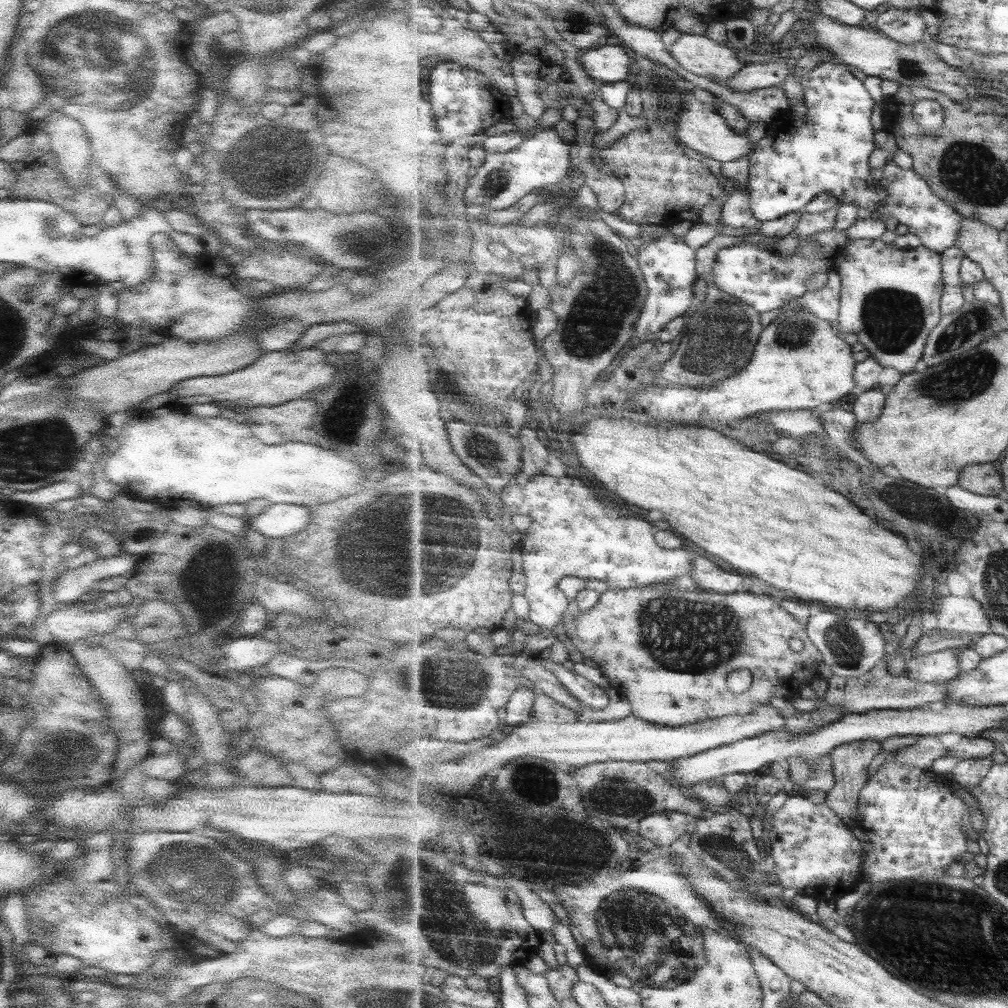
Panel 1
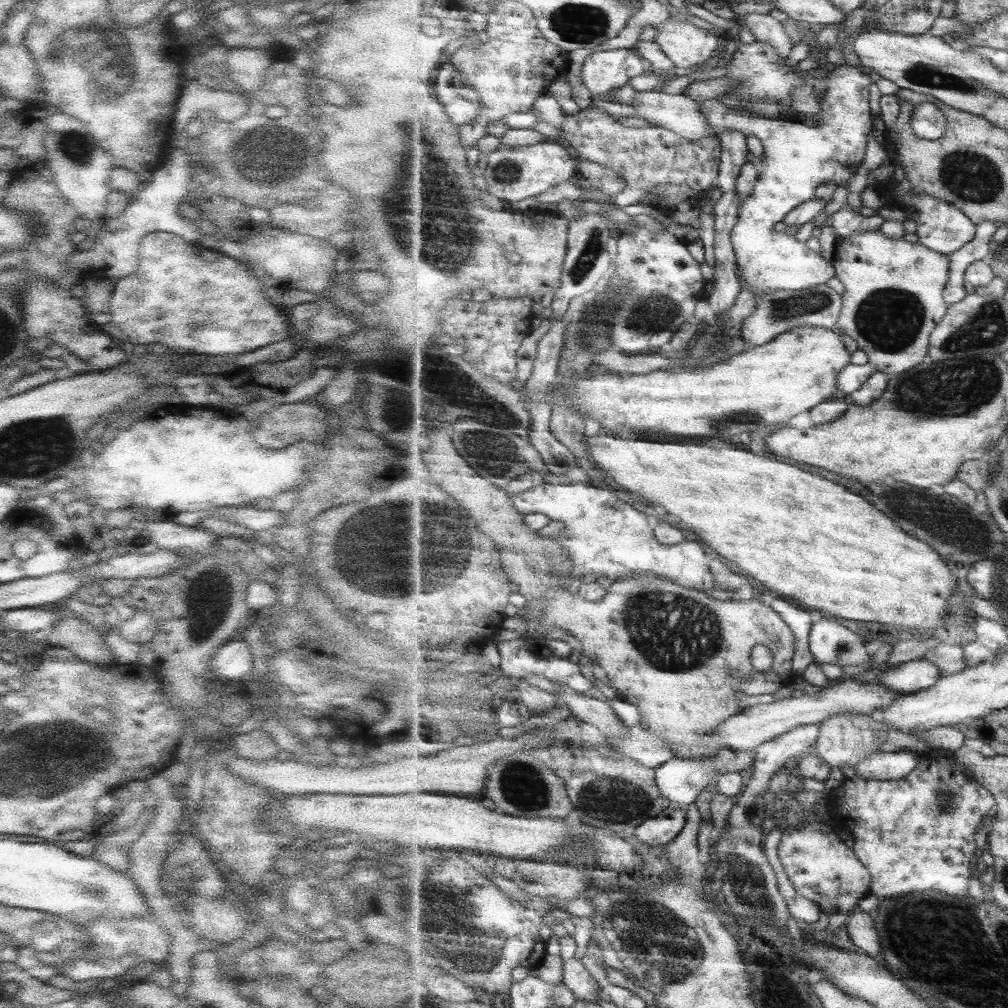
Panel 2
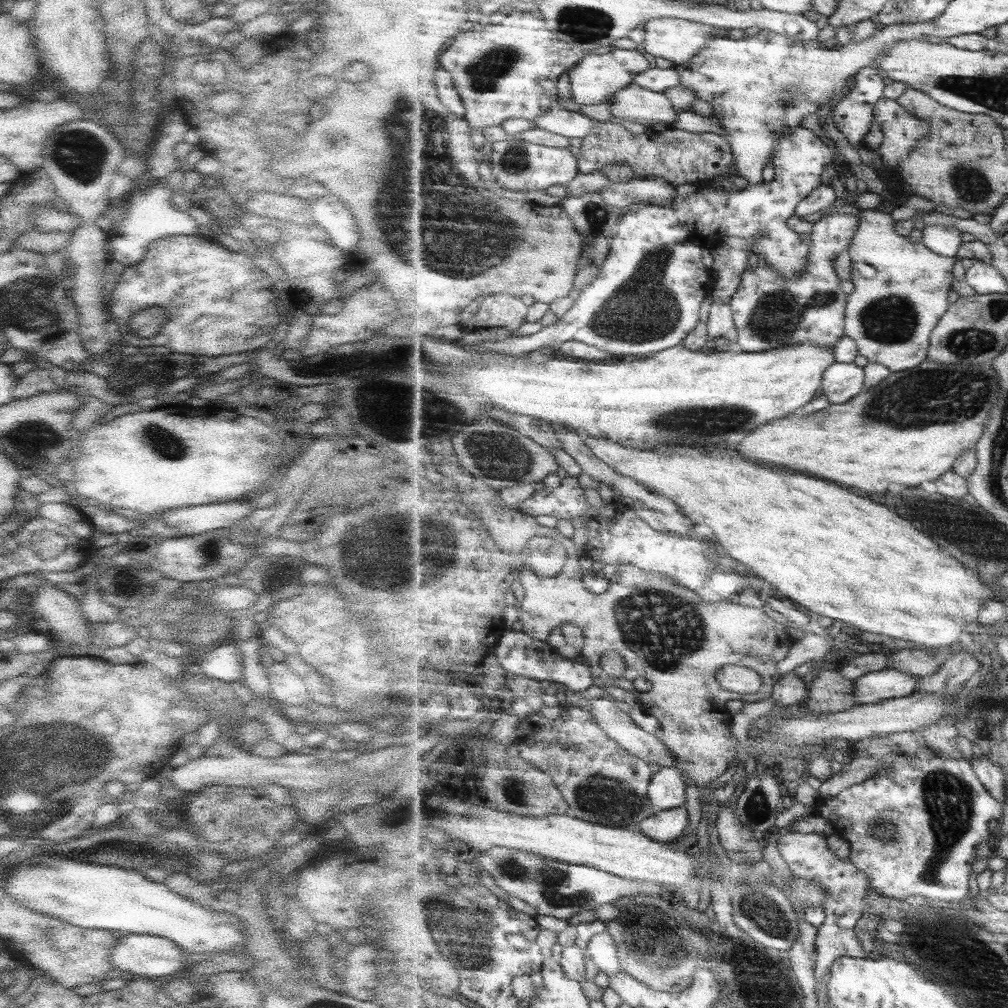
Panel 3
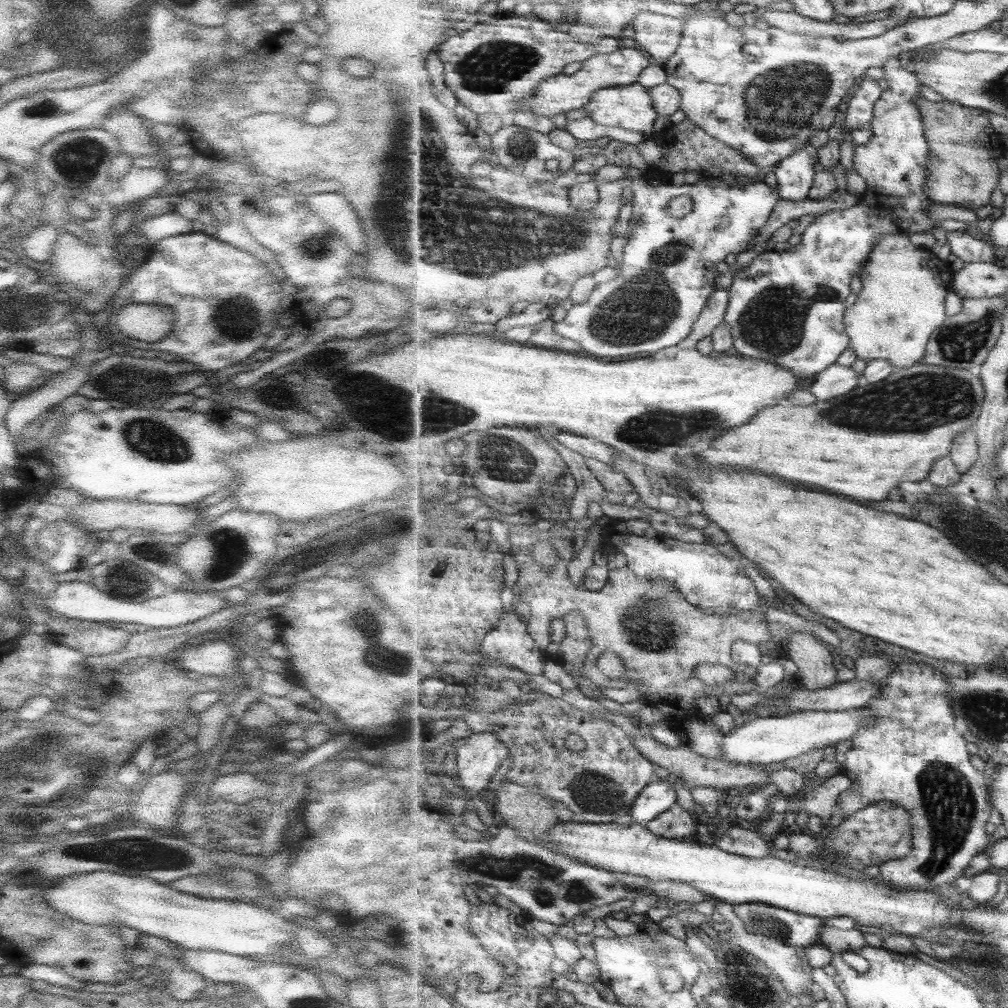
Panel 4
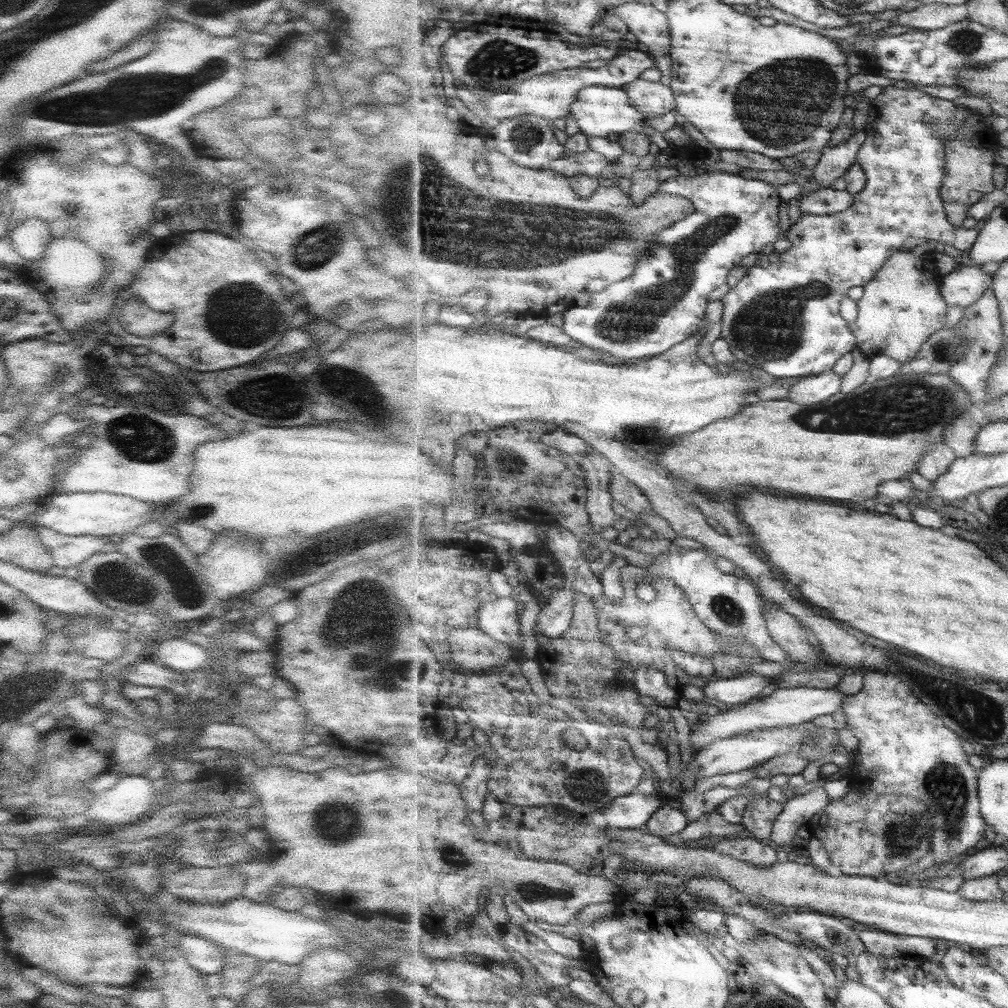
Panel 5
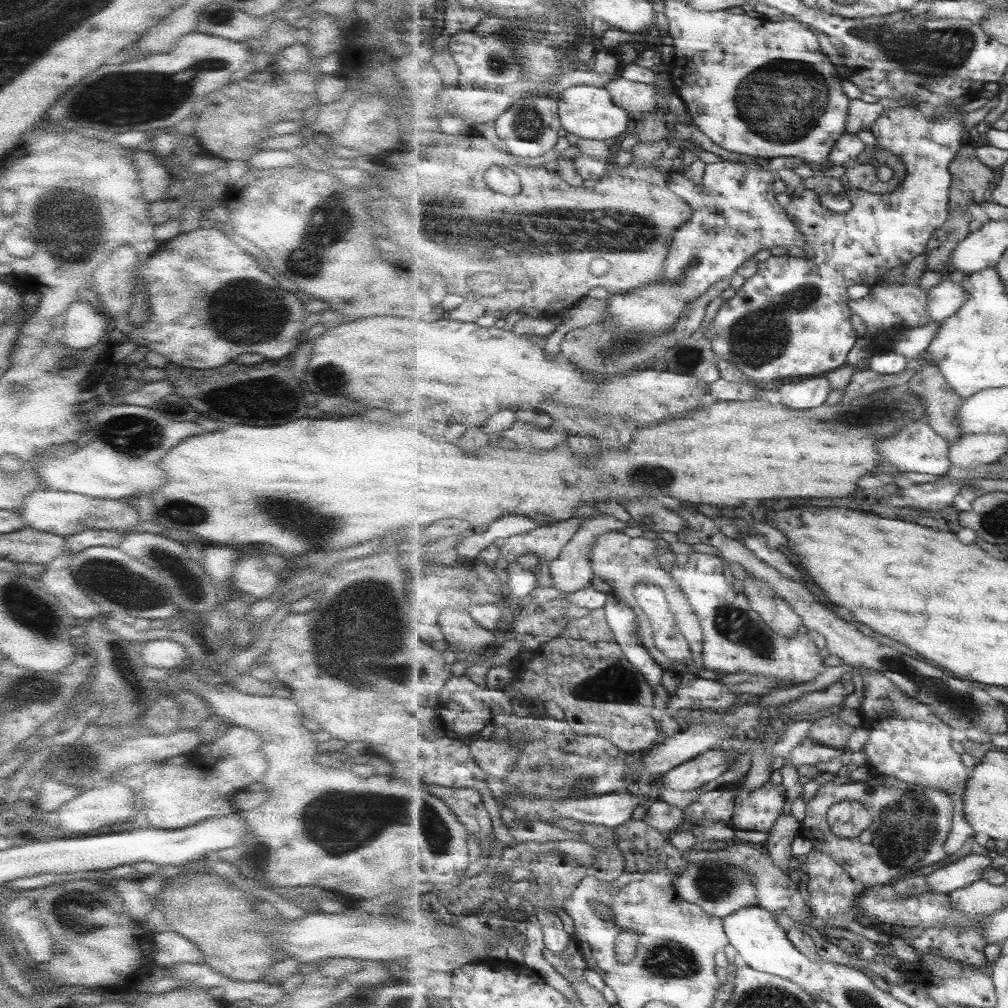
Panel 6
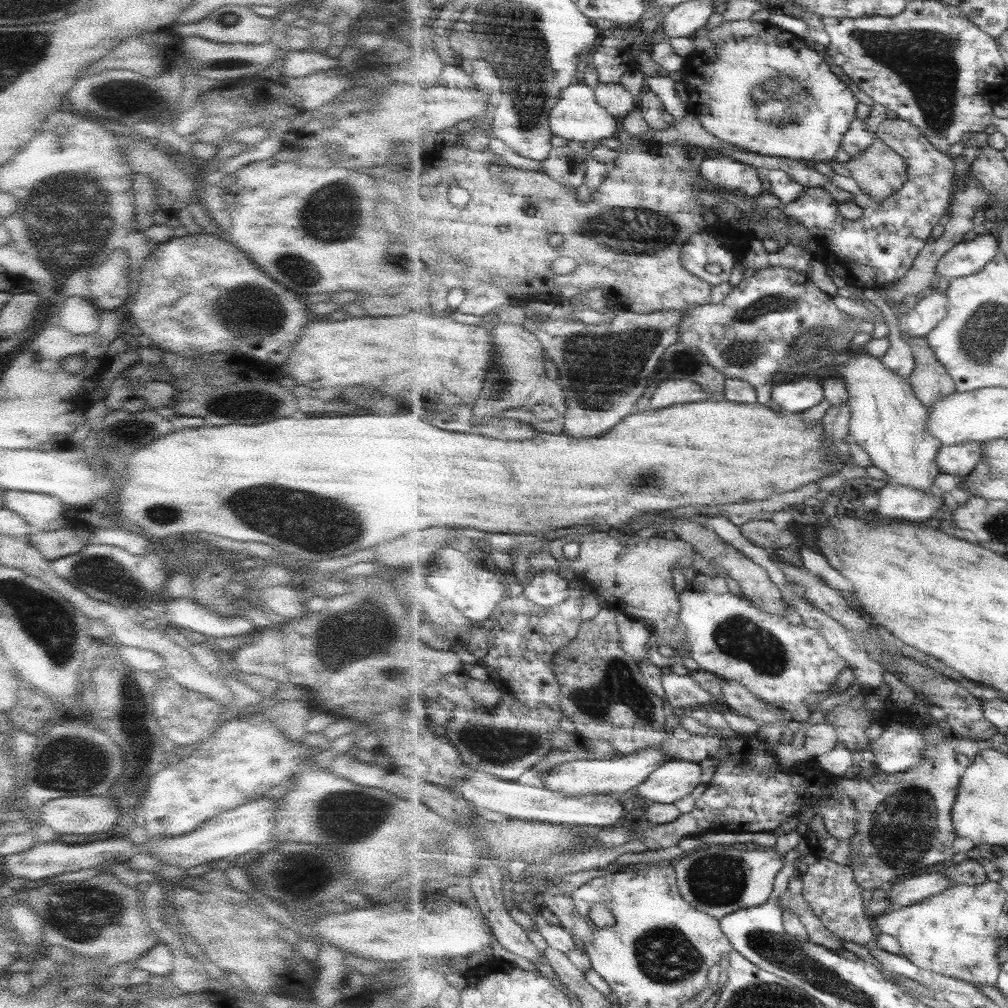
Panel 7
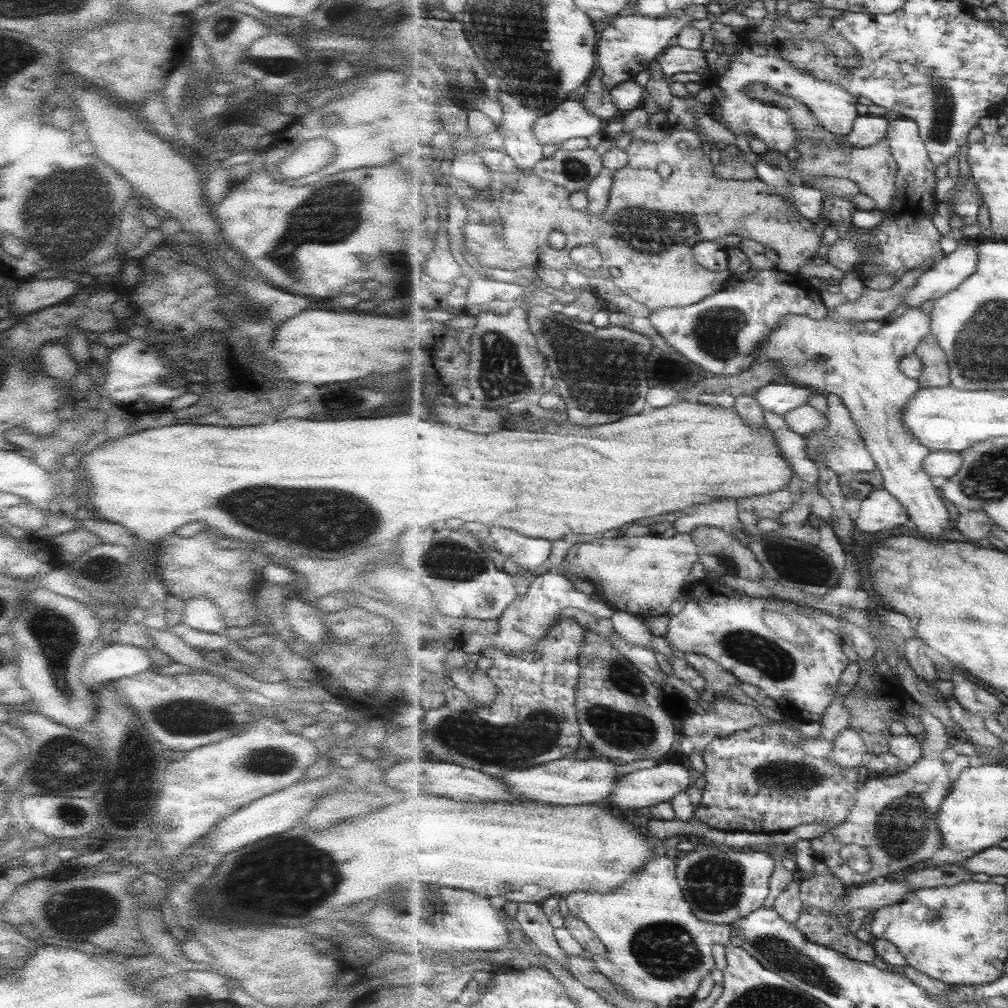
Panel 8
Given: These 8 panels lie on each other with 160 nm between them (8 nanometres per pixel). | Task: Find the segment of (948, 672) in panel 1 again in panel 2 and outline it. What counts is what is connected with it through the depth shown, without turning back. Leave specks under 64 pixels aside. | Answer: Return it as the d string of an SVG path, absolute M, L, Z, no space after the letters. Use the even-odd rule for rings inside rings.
M921 659L891 667L877 682L909 695L935 686L943 676L941 669L936 667L935 663Z

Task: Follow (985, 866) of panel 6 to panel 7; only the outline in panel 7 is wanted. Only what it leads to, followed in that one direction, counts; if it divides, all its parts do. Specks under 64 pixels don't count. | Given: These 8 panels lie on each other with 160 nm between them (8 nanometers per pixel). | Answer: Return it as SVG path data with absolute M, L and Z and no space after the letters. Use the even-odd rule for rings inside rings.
M931 872L912 877L893 886L887 886L889 890L885 890L885 894L891 904L900 904L908 907L924 902L924 900L954 886L953 882L945 876L945 873Z

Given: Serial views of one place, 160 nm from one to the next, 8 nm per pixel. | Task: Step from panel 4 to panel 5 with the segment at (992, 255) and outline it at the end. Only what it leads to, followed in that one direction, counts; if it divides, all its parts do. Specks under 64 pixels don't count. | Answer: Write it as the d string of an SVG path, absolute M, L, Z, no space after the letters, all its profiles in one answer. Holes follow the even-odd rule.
M897 79L892 86L886 87L882 92L872 100L871 116L868 118L868 126L865 130L867 135L866 142L861 146L858 152L857 163L859 163L866 172L866 185L859 194L853 195L853 204L846 211L833 213L830 215L802 214L799 221L789 227L786 238L791 242L791 246L784 252L773 250L771 254L758 253L754 266L749 268L745 277L737 283L735 288L730 289L721 298L724 302L724 317L721 324L721 338L727 340L731 346L736 360L744 362L747 365L761 369L774 378L800 378L811 377L832 371L836 363L847 354L852 354L857 349L857 338L853 335L849 323L839 314L839 302L847 296L847 292L853 286L864 287L876 277L877 272L882 269L885 261L896 252L909 252L925 242L935 241L947 244L959 249L963 253L973 248L980 230L977 227L965 229L955 226L949 219L944 199L941 196L940 188L944 184L946 175L946 154L945 142L955 138L954 136L962 129L962 124L966 121L968 112L964 107L953 104L951 100L931 97L929 94L915 88L913 83Z

